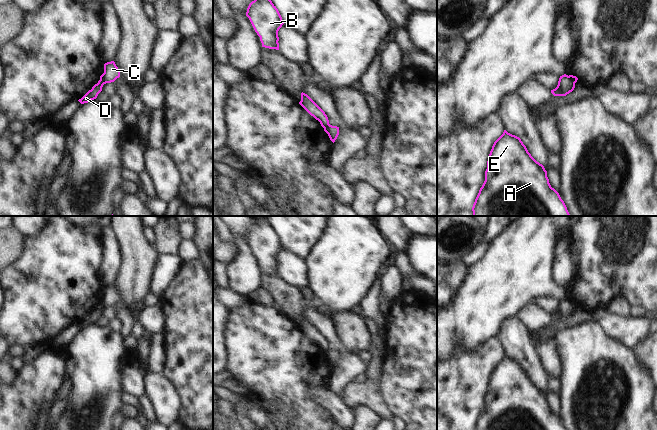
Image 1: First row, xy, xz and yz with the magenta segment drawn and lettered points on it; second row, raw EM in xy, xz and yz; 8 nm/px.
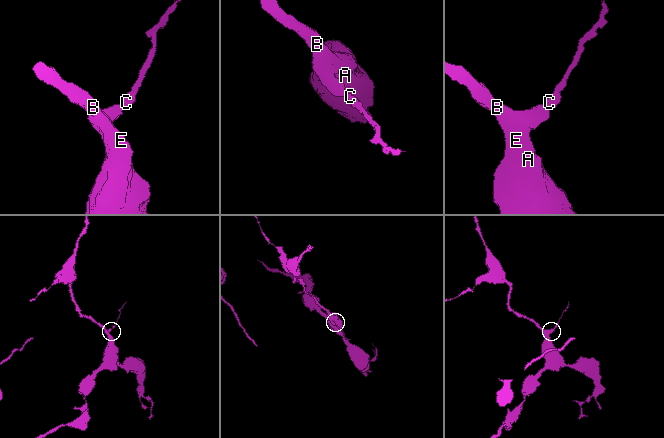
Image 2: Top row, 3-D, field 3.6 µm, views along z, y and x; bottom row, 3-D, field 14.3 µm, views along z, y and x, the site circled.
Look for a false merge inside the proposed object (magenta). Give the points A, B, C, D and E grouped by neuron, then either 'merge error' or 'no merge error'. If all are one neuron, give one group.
A B D E / C; merge error

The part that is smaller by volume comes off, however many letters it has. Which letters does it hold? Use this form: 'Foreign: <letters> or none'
Foreign: C

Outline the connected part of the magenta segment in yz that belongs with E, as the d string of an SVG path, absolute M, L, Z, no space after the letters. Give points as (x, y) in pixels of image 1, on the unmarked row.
M504 354L490 375L485 405L473 430L566 430L551 411L544 390L528 376L521 363Z

